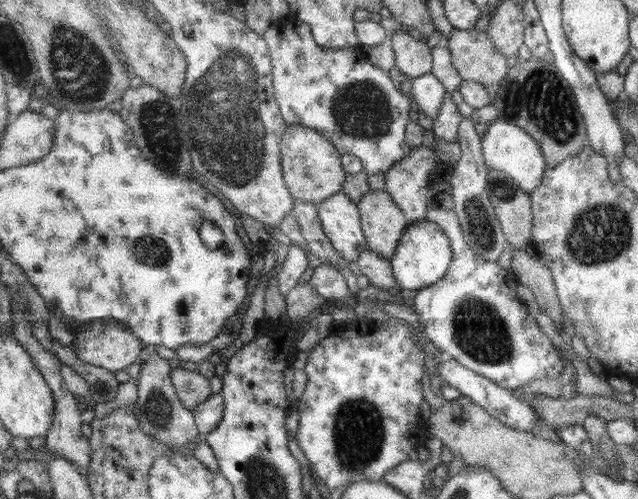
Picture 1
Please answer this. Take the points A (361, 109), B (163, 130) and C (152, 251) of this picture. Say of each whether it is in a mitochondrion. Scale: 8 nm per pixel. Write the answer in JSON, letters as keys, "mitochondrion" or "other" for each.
{"A":"mitochondrion","B":"mitochondrion","C":"mitochondrion"}

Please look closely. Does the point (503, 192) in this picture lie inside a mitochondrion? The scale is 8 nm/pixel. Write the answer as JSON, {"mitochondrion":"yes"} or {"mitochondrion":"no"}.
{"mitochondrion":"yes"}

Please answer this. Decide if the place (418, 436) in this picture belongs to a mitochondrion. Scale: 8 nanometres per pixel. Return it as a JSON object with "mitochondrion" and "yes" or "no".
{"mitochondrion":"no"}

